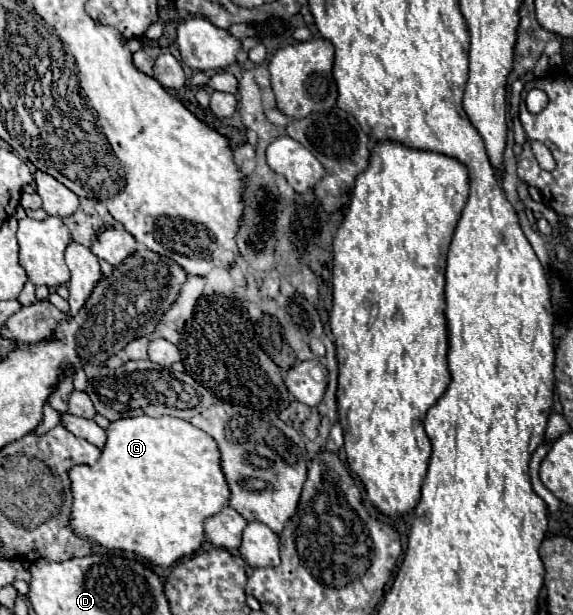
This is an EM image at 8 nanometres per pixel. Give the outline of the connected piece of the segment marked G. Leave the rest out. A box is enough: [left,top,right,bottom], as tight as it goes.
[71,414,231,566]

